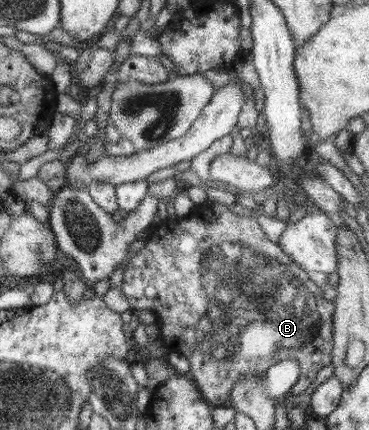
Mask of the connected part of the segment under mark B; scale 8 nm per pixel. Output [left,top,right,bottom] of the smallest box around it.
[121,201,335,407]

